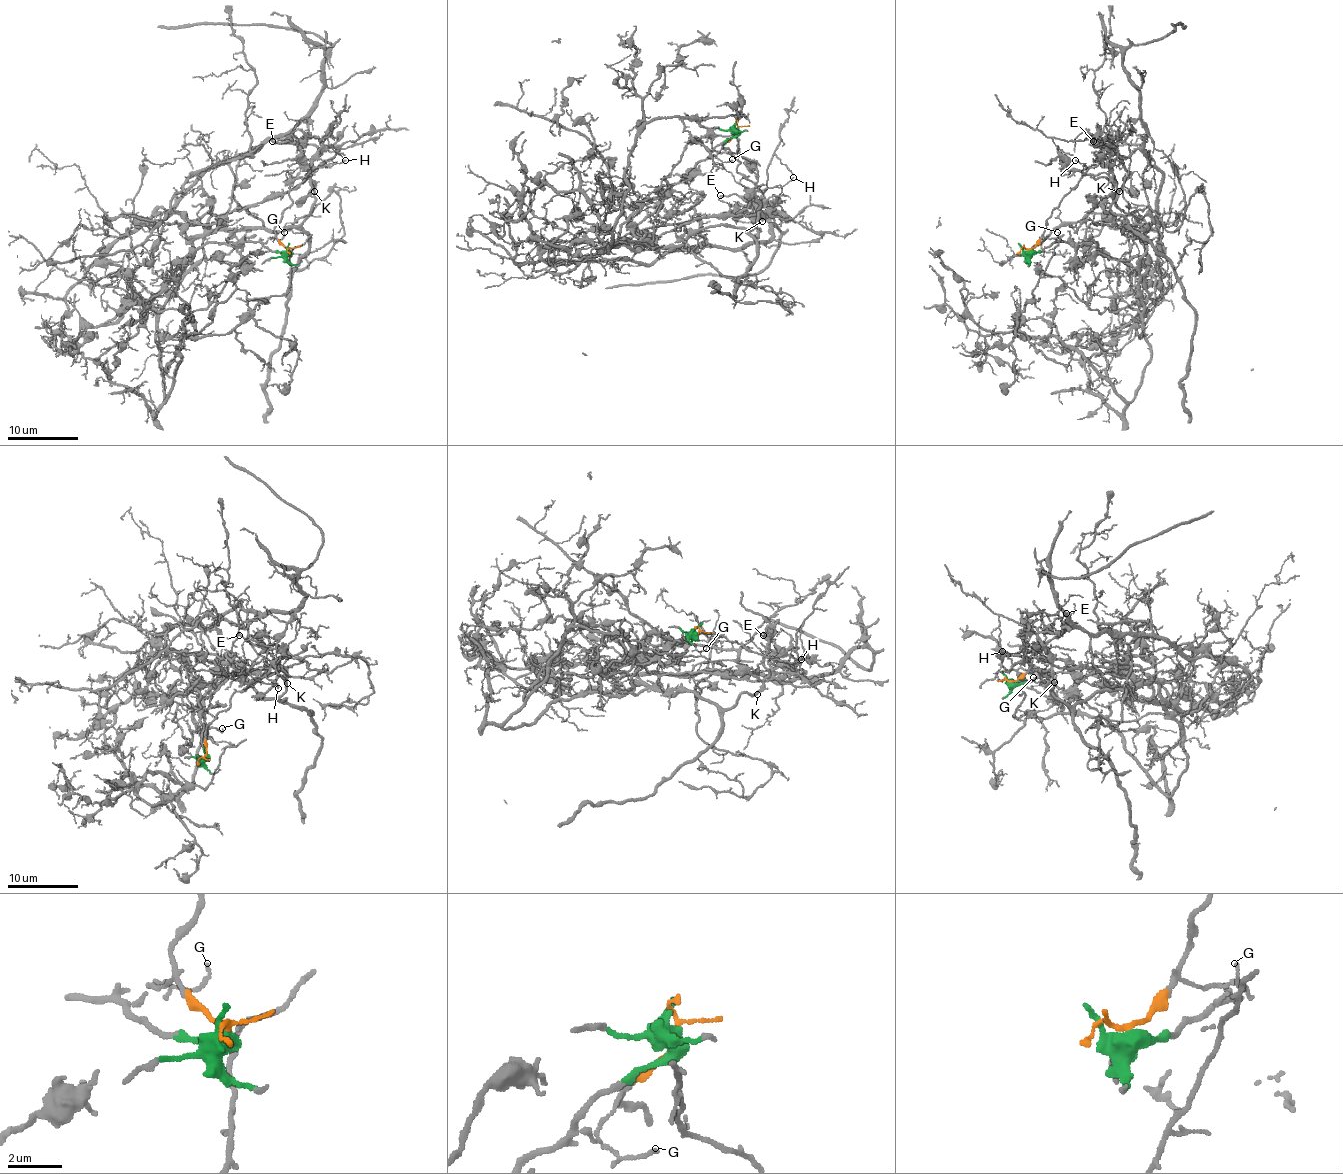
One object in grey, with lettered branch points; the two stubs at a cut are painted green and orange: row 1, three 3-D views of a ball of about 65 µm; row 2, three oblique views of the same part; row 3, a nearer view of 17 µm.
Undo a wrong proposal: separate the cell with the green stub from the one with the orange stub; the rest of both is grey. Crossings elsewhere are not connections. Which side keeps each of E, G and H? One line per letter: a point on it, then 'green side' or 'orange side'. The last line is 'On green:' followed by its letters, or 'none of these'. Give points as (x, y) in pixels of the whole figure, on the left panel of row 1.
E: at (272, 141); green side
G: at (284, 232); orange side
H: at (345, 160); orange side
On green: E

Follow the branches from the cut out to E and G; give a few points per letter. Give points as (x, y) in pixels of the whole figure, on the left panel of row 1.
E: (287, 250), (201, 245), (171, 270), (194, 256), (213, 215), (287, 194), (310, 174), (314, 146), (272, 141)
G: (289, 250), (275, 238), (268, 238), (279, 240), (284, 233)

